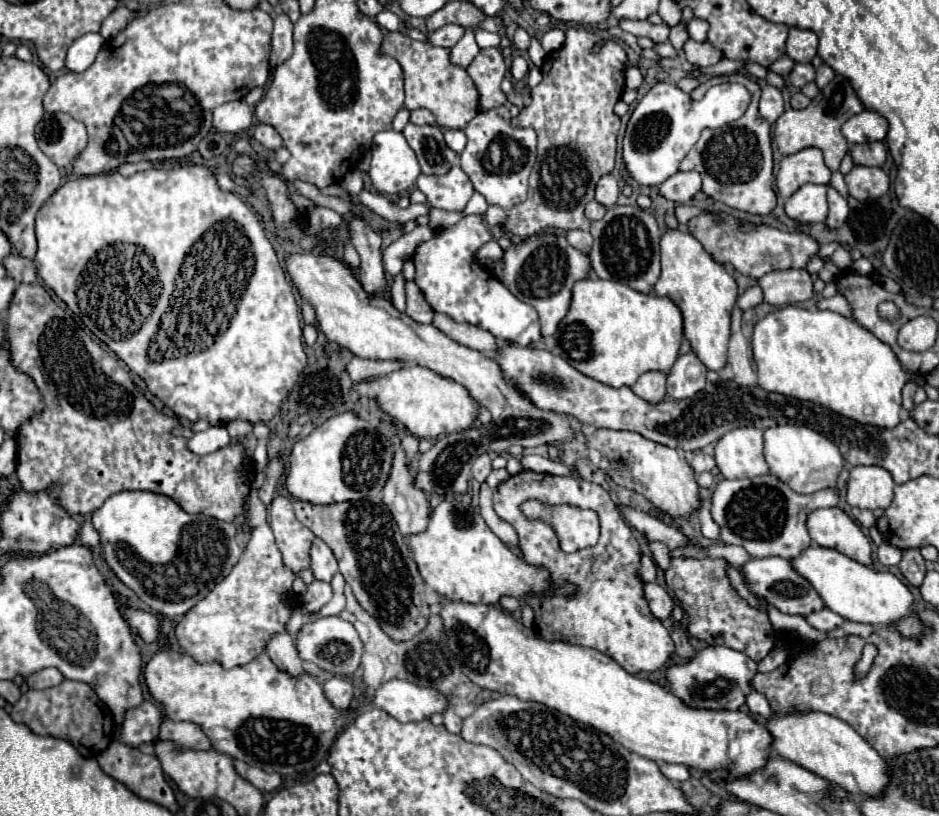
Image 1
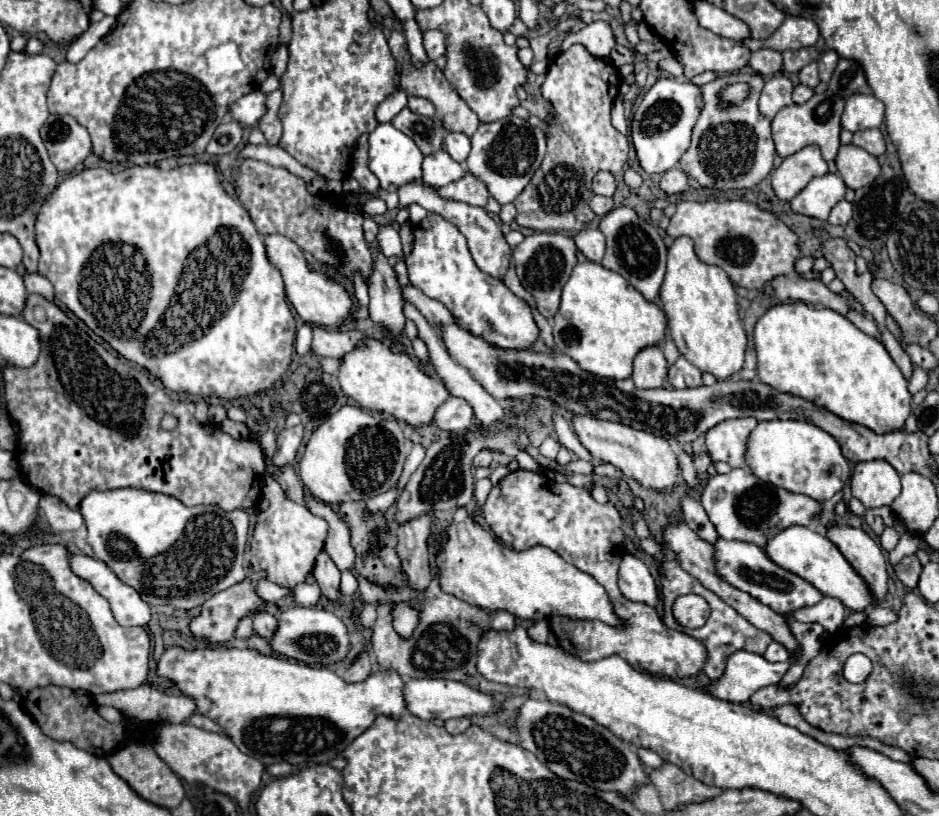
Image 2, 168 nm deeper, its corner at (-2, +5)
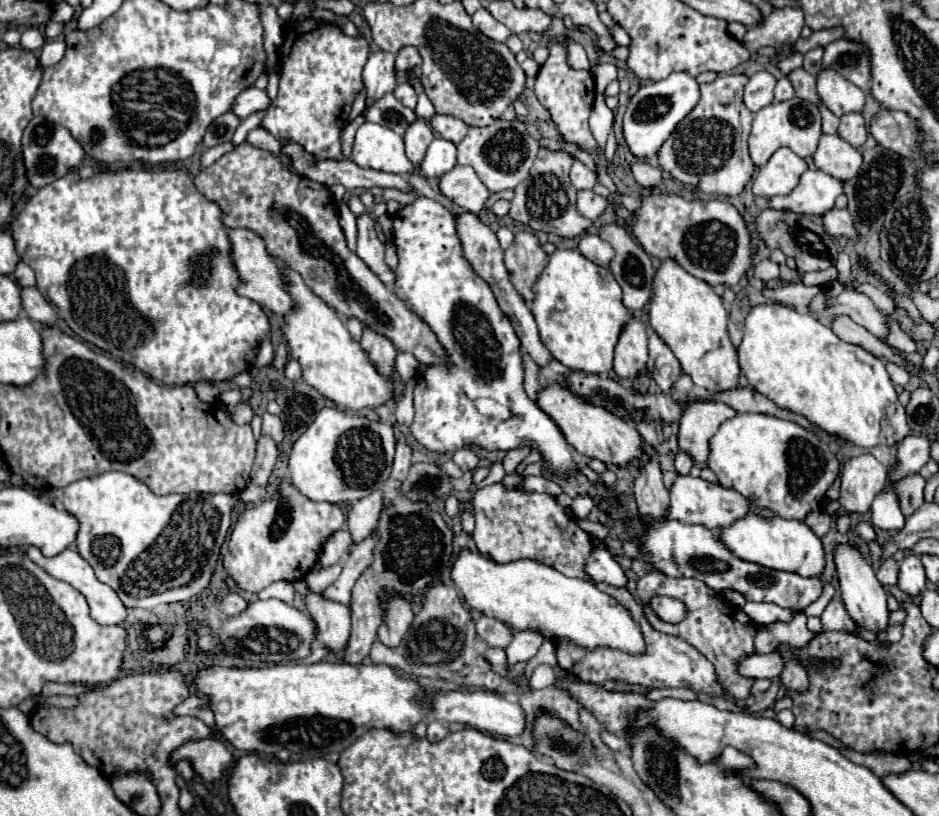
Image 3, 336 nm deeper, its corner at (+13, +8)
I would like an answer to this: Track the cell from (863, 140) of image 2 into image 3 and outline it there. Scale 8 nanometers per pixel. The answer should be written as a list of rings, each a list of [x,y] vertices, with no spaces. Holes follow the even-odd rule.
[[[851,112],[851,114],[845,114],[841,116],[841,122],[839,122],[839,132],[837,132],[843,140],[847,140],[851,146],[859,148],[865,140],[867,140],[867,126],[865,126],[865,120],[861,114],[857,112]]]

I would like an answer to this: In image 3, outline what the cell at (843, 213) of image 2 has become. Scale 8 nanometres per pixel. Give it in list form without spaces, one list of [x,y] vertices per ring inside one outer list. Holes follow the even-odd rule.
[[[835,208],[829,210],[823,216],[823,226],[835,238],[839,238],[839,236],[843,236],[843,238],[857,238],[859,236],[857,230],[855,230],[855,220],[849,214],[849,210],[835,210]]]

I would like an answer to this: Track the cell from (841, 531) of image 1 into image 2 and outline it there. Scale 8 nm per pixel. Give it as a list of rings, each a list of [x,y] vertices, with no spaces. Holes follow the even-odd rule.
[[[832,523],[826,527],[826,537],[840,549],[840,553],[850,561],[850,565],[866,579],[878,603],[886,597],[886,557],[878,543],[860,527],[848,527]]]

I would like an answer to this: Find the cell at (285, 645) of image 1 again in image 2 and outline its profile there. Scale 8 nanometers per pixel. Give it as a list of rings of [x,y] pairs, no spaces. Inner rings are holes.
[[[258,613],[254,615],[254,631],[264,637],[264,639],[272,639],[274,633],[278,629],[278,619],[274,615],[268,613]]]

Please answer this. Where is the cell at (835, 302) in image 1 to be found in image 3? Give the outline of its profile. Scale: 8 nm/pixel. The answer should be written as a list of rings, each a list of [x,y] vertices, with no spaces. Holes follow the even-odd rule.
[[[886,363],[886,369],[894,385],[905,387],[910,379],[909,373],[893,363]]]

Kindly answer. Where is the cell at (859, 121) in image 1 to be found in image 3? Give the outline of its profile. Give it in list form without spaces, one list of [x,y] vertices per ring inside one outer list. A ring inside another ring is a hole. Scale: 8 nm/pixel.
[[[831,66],[823,68],[817,74],[817,94],[835,116],[861,112],[865,104],[865,92],[851,84],[849,80],[845,80]]]

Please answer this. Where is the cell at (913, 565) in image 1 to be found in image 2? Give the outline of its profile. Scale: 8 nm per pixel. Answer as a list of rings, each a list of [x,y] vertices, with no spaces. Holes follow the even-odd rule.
[[[908,555],[904,557],[896,567],[896,577],[908,587],[908,589],[914,589],[918,585],[918,579],[920,579],[920,573],[922,573],[922,565],[918,561],[916,555]]]

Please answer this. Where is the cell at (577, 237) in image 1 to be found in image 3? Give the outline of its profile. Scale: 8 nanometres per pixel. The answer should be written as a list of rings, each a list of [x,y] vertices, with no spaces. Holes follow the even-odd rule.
[[[585,234],[585,236],[581,236],[579,252],[585,258],[589,258],[591,262],[595,262],[597,266],[603,266],[603,268],[607,268],[609,262],[613,260],[613,256],[615,256],[611,244],[605,242],[603,238],[599,238],[597,234]]]

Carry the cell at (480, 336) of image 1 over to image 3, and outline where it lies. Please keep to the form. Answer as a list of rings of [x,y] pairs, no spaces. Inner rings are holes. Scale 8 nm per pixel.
[[[365,210],[361,216],[357,216],[357,250],[355,254],[381,278],[385,284],[393,284],[393,272],[383,260],[385,246],[379,242],[375,232],[375,220],[369,210]]]

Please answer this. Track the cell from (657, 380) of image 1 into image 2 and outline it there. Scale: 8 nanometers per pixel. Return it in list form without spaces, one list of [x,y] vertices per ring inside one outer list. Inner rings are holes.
[[[648,347],[640,351],[640,355],[636,355],[632,381],[638,389],[662,387],[666,375],[668,375],[668,363],[662,355],[662,347]]]

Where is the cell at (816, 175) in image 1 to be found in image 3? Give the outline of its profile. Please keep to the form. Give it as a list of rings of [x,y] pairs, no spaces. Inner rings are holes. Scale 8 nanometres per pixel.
[[[779,148],[757,172],[753,180],[753,192],[763,198],[787,196],[799,184],[799,178],[805,170],[807,164],[801,156],[797,156],[789,148]]]

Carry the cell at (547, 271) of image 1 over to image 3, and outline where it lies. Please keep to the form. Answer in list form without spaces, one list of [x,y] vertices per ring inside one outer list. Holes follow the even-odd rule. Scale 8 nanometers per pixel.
[[[531,232],[515,234],[511,248],[505,250],[505,268],[509,270],[511,284],[527,304],[533,300],[531,288],[537,280],[537,272],[545,268],[545,260],[547,254]]]

